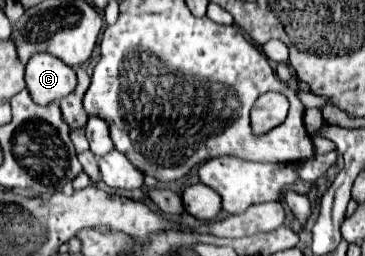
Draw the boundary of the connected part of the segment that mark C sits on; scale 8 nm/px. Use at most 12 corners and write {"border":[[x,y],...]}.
{"border":[[49,52],[25,66],[25,82],[37,104],[71,94],[73,68]]}

